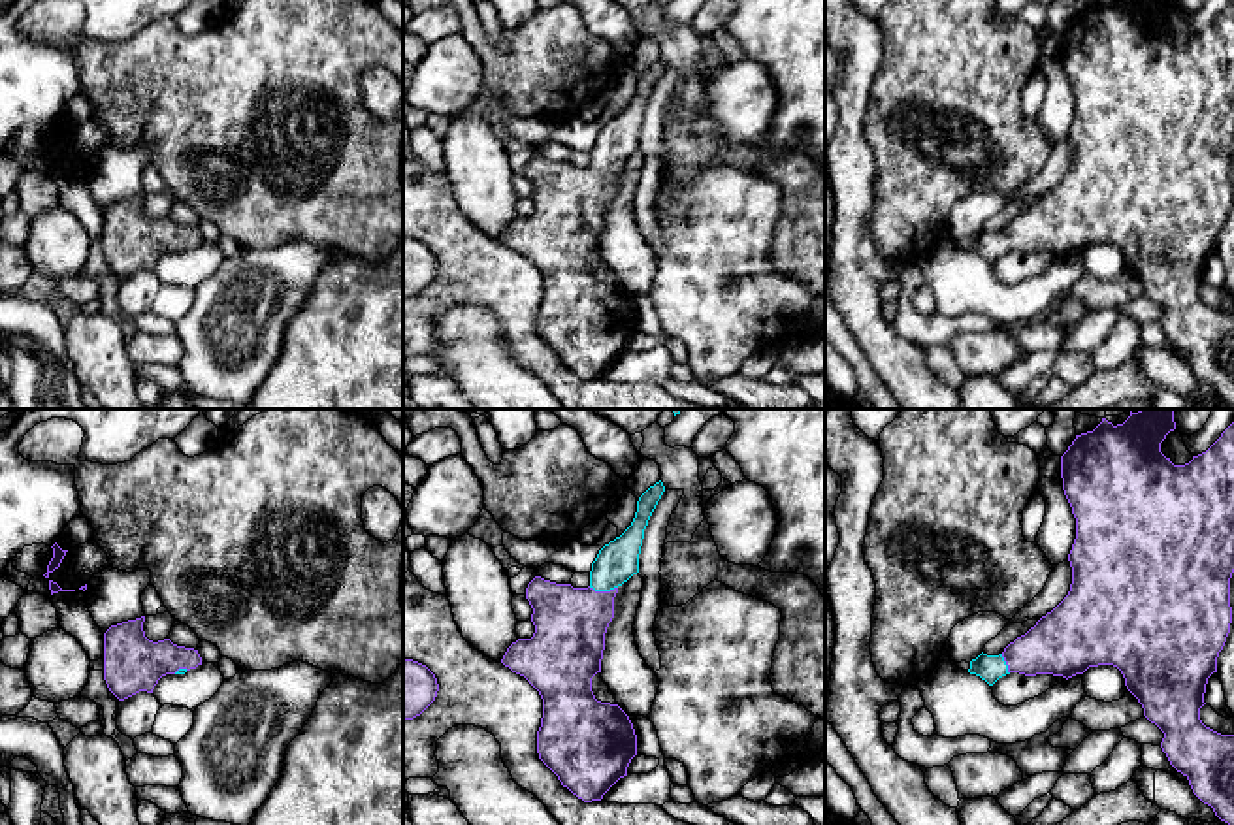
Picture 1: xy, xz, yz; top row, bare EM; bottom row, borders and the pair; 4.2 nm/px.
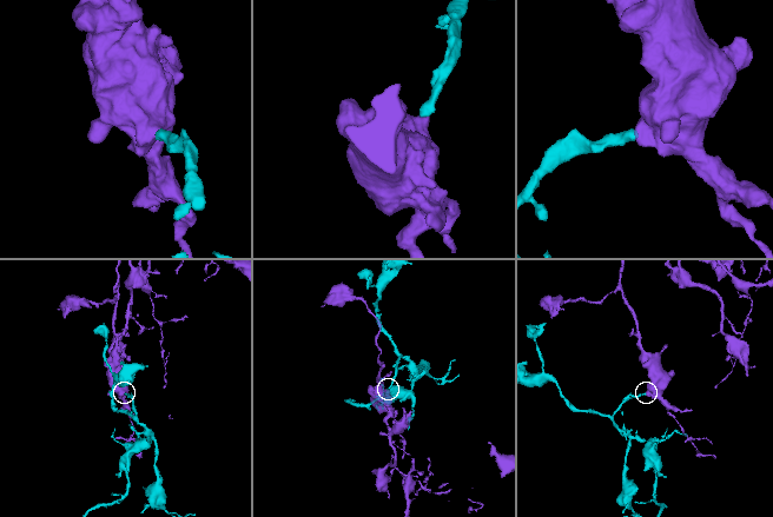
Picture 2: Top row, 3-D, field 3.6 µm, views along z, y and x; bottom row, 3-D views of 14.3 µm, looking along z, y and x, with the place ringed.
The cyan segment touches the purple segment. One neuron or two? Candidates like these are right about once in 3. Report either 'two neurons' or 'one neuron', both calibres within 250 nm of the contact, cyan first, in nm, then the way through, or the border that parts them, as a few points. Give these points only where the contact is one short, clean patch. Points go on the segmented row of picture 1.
one neuron; calibres 180 and 300 nm; way xz (616, 562), (605, 575), (603, 590), (569, 622)

